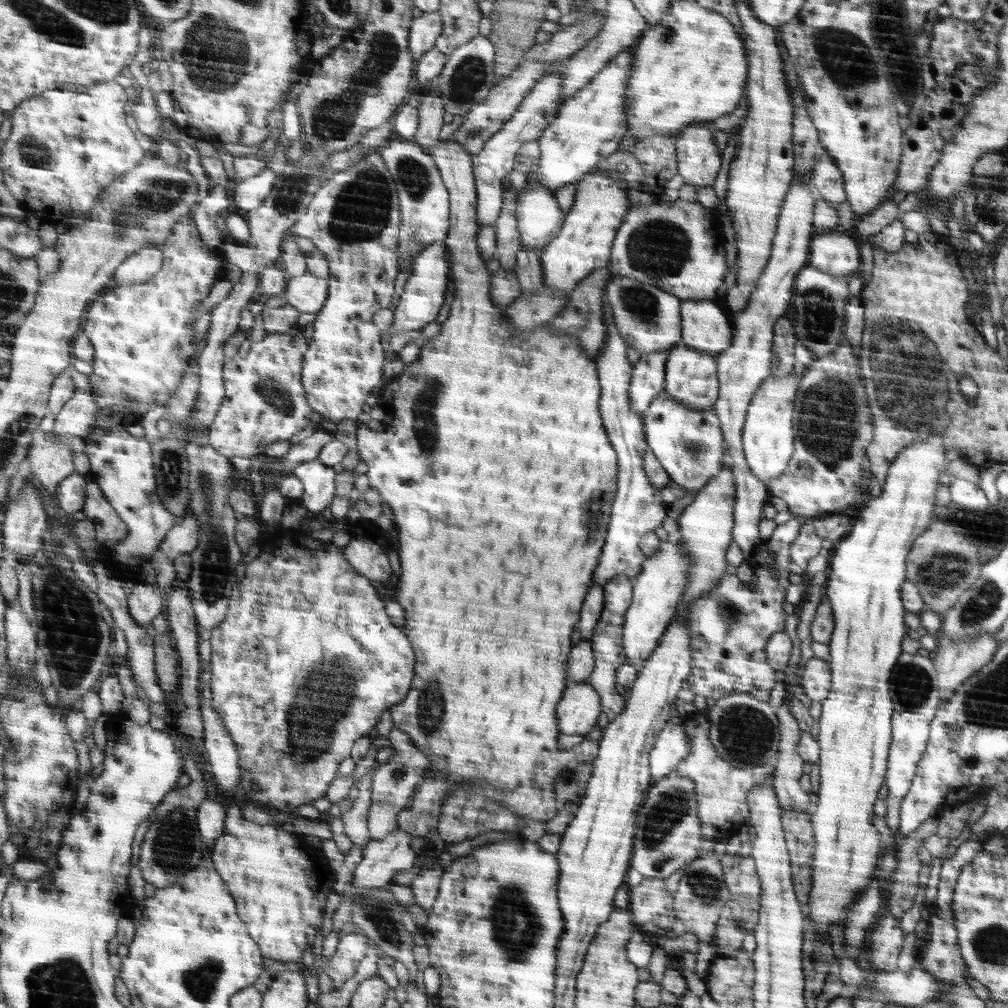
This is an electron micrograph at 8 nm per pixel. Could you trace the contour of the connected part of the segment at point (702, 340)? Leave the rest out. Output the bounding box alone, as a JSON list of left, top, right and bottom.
[675,299,732,356]

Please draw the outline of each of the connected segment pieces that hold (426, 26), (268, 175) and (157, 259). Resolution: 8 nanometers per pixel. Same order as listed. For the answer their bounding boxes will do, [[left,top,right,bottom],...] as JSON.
[[408,12,442,61],[235,164,276,215],[113,245,165,284]]

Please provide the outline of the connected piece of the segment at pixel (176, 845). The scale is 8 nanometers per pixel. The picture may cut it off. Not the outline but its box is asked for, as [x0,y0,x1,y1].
[140,755,206,890]

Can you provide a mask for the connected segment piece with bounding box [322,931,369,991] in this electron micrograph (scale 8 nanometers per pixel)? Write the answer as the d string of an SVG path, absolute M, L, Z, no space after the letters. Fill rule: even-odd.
M363 931L350 933L339 938L336 953L328 958L328 964L322 969L333 980L338 991L346 980L352 978L359 962L366 955L368 937Z

